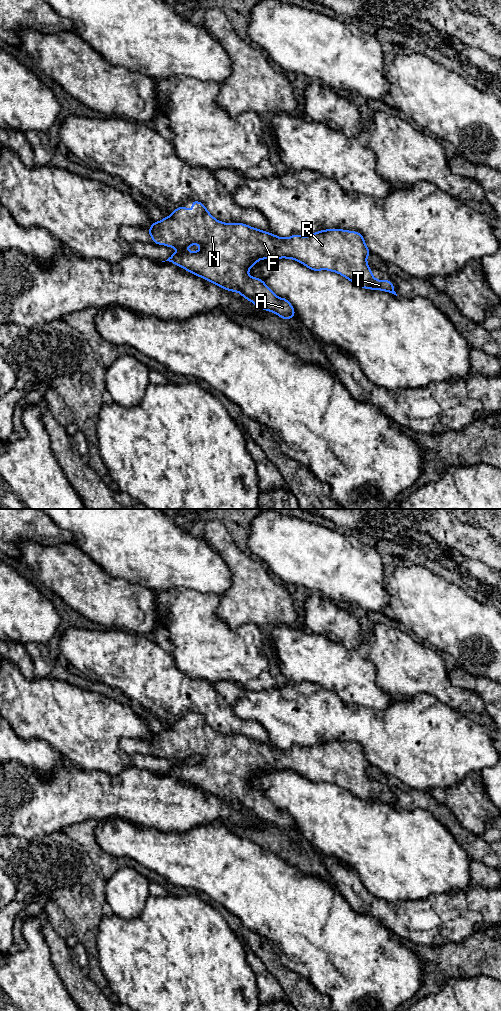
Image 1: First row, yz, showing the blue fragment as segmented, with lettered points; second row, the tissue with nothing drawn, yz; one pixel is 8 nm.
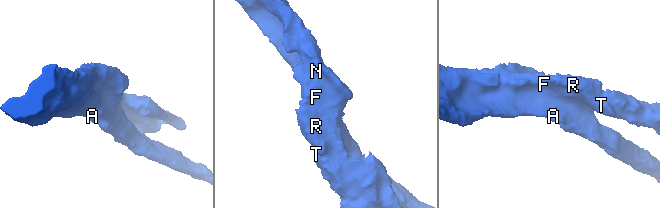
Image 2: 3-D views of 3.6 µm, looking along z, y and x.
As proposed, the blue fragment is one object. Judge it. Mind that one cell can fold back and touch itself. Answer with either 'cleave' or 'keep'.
keep

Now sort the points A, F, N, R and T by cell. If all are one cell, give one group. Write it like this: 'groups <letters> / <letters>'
groups A F N R T

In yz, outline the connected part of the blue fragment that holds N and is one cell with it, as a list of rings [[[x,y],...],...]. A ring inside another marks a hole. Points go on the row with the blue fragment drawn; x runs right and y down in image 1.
[[[192,200],[191,213],[183,205],[173,210],[170,217],[153,222],[148,233],[156,245],[163,244],[166,247],[178,249],[166,261],[216,284],[220,288],[238,292],[256,307],[273,312],[286,320],[295,316],[295,310],[290,302],[286,298],[277,297],[262,279],[248,275],[248,270],[261,259],[297,260],[313,271],[336,272],[362,288],[382,290],[397,296],[390,280],[382,281],[373,277],[366,261],[371,251],[367,248],[365,240],[359,232],[327,229],[309,236],[293,234],[289,238],[282,238],[244,223],[218,221],[208,212],[203,203]],[[194,244],[199,244],[201,249],[196,252],[181,251]]]

